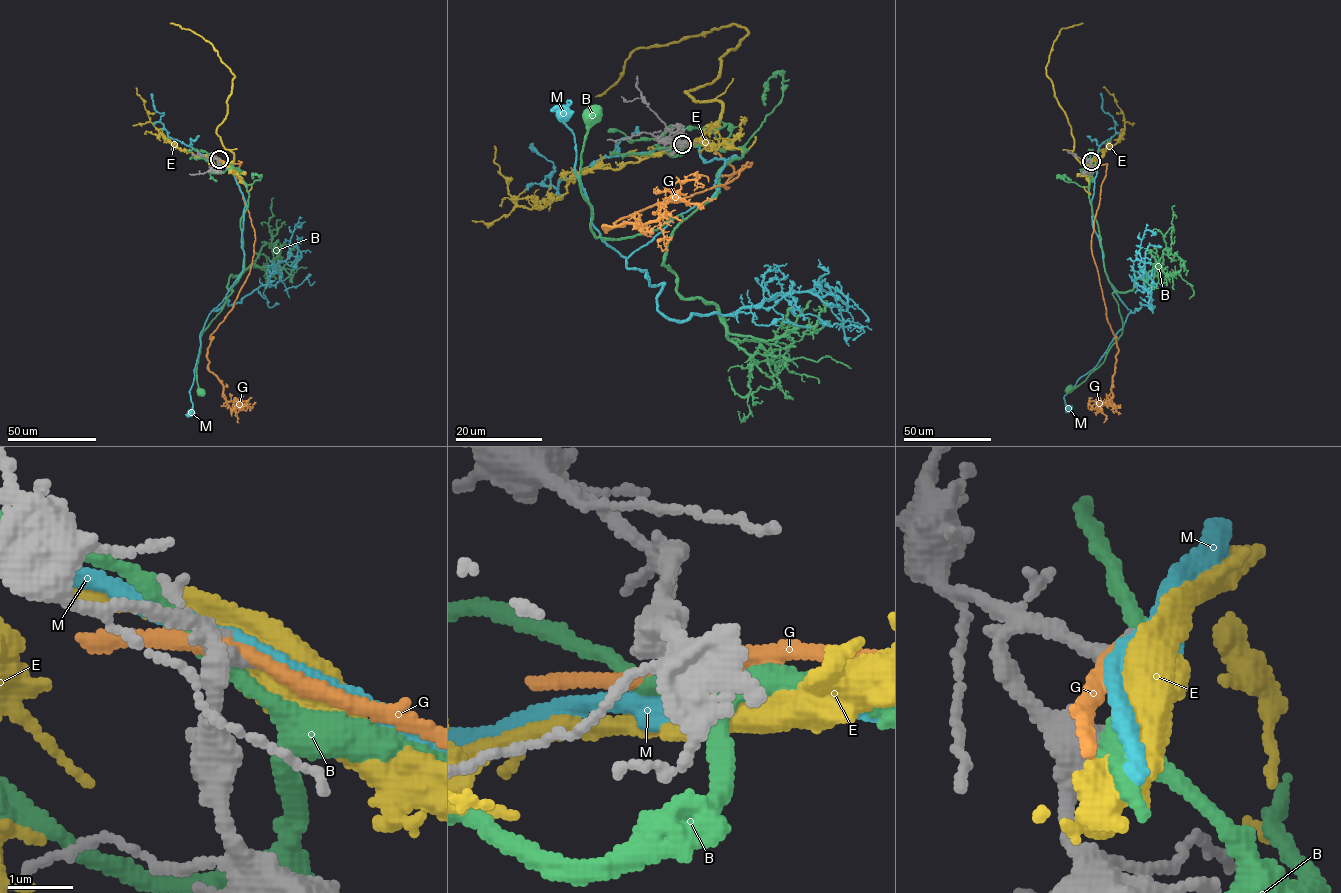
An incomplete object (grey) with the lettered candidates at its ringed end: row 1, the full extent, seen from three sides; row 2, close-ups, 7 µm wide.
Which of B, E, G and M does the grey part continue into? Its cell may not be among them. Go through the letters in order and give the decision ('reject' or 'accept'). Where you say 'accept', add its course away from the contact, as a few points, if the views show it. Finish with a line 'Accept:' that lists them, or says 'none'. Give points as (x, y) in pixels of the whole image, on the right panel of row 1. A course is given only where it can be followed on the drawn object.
B: reject
E: accept; course (1091, 161), (1083, 164), (1073, 153), (1070, 125), (1055, 96), (1046, 70), (1059, 31), (1083, 23)
G: reject
M: reject
Accept: E

